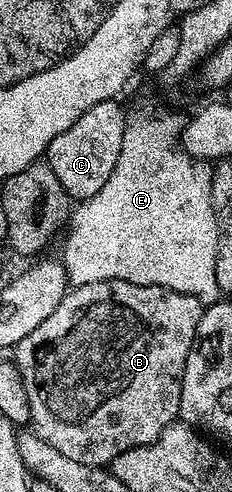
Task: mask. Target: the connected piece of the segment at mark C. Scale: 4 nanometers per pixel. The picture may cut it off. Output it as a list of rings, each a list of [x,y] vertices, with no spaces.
[[[112,97],[102,99],[97,105],[87,107],[85,113],[65,129],[65,133],[57,133],[47,147],[45,161],[49,169],[61,181],[61,189],[72,201],[82,201],[93,197],[109,181],[109,173],[113,173],[113,165],[117,165],[117,157],[121,157],[121,141],[125,133],[128,112]]]

